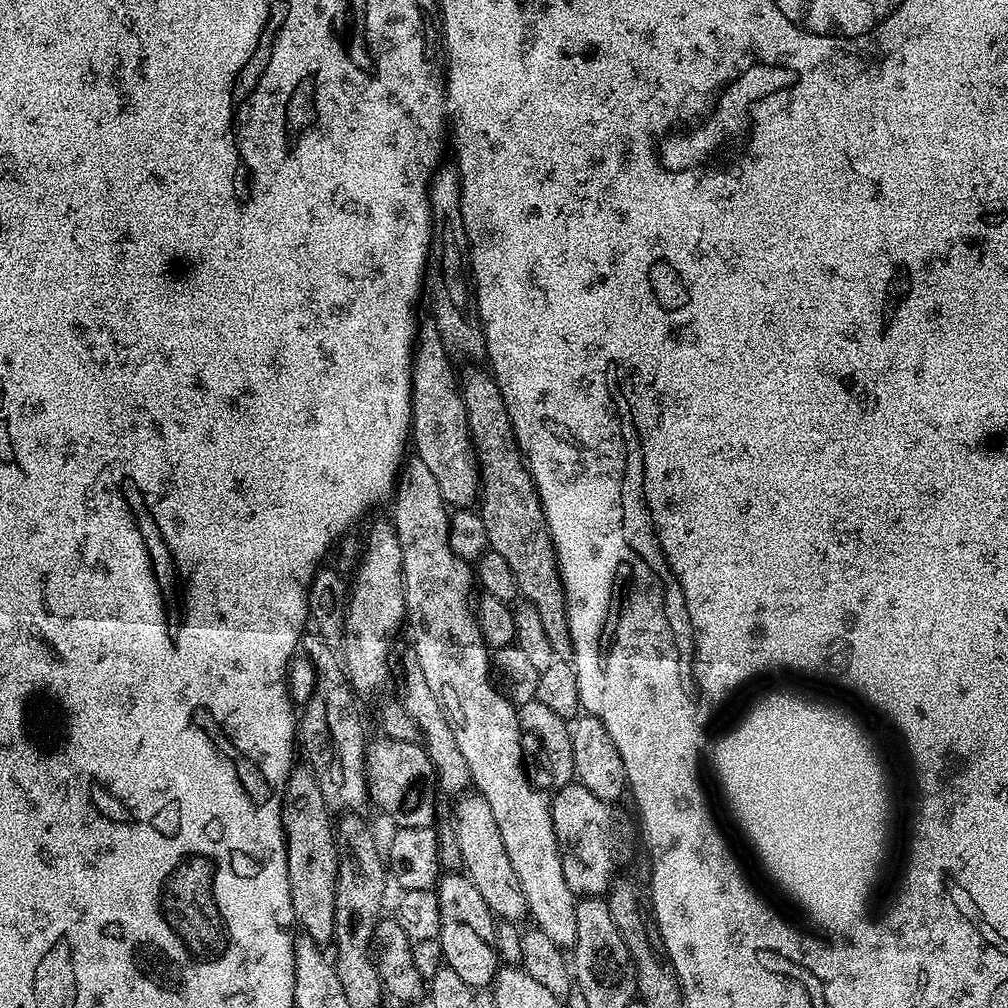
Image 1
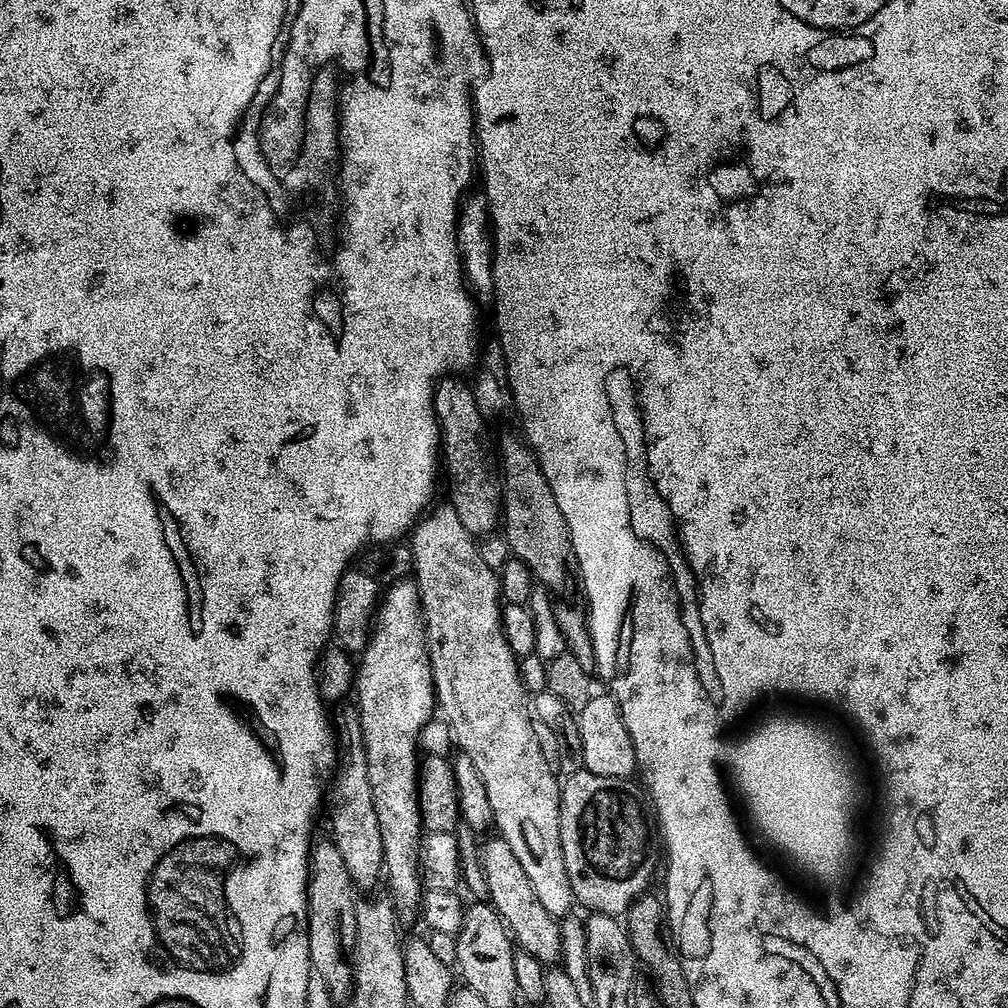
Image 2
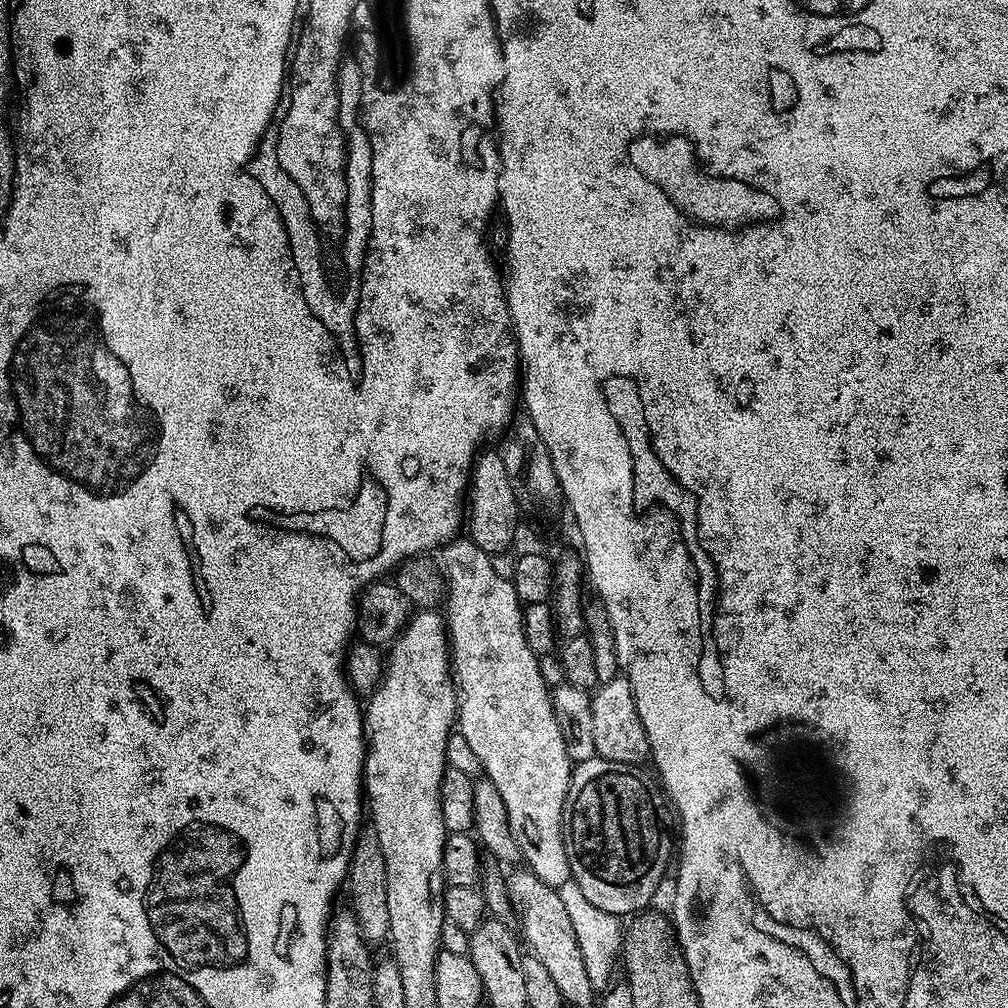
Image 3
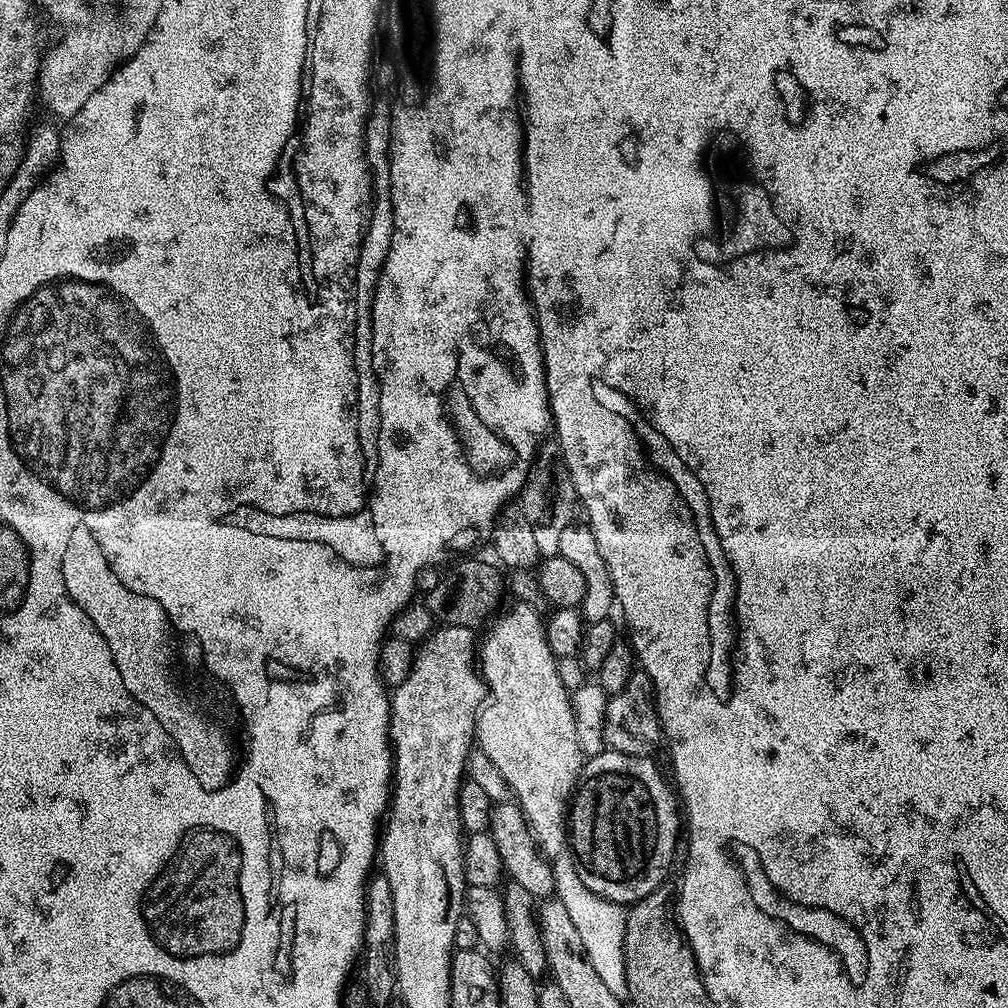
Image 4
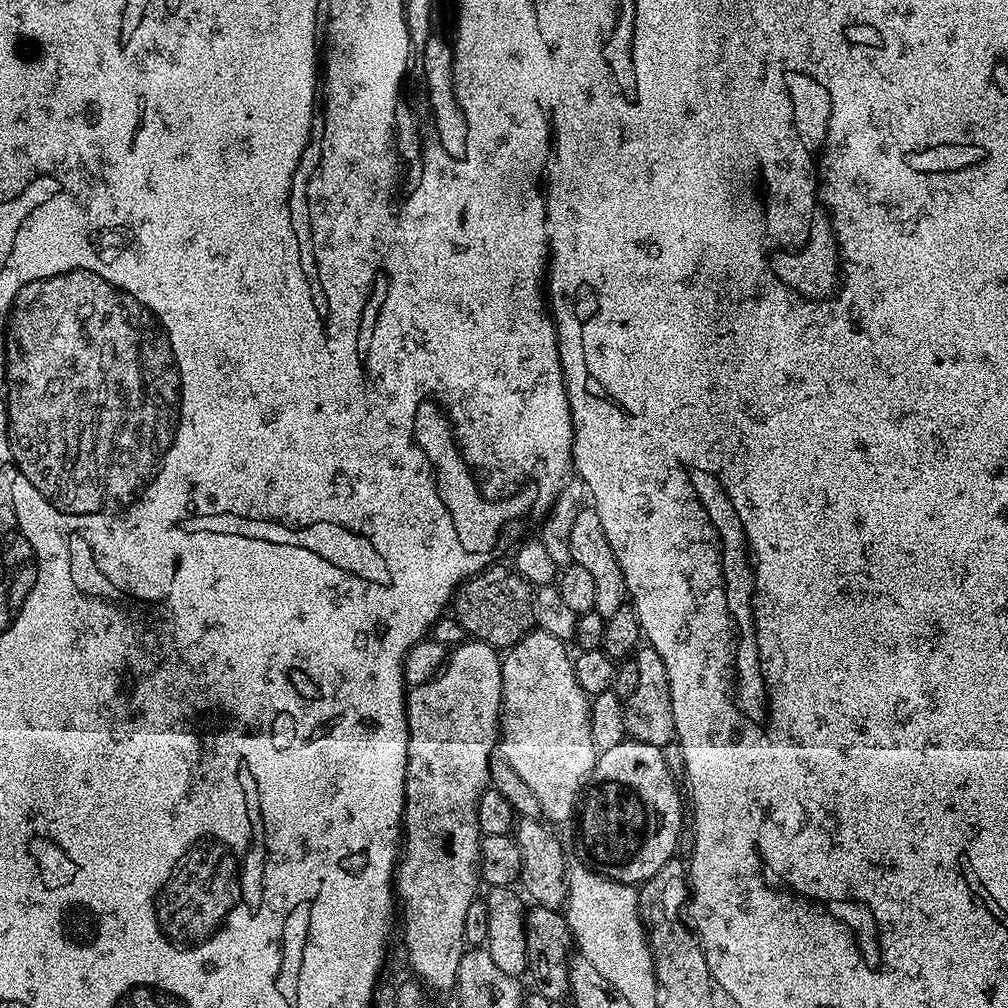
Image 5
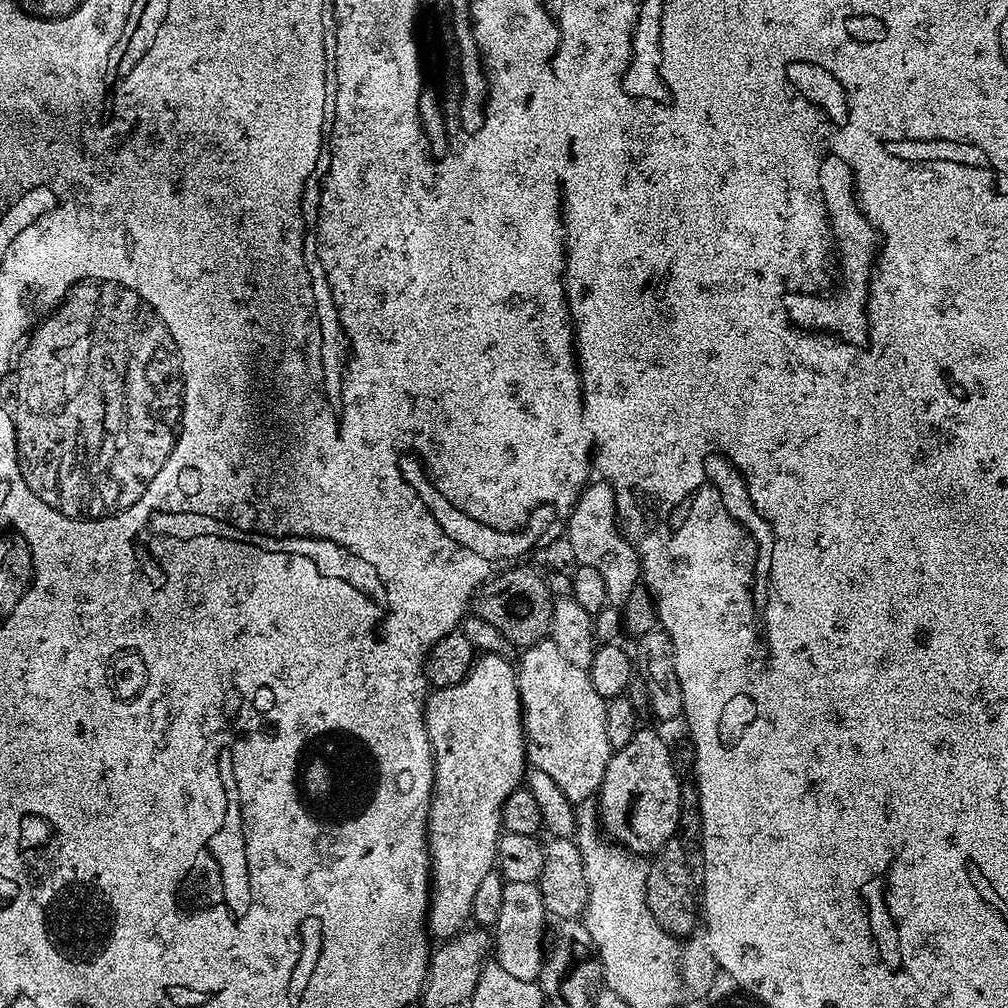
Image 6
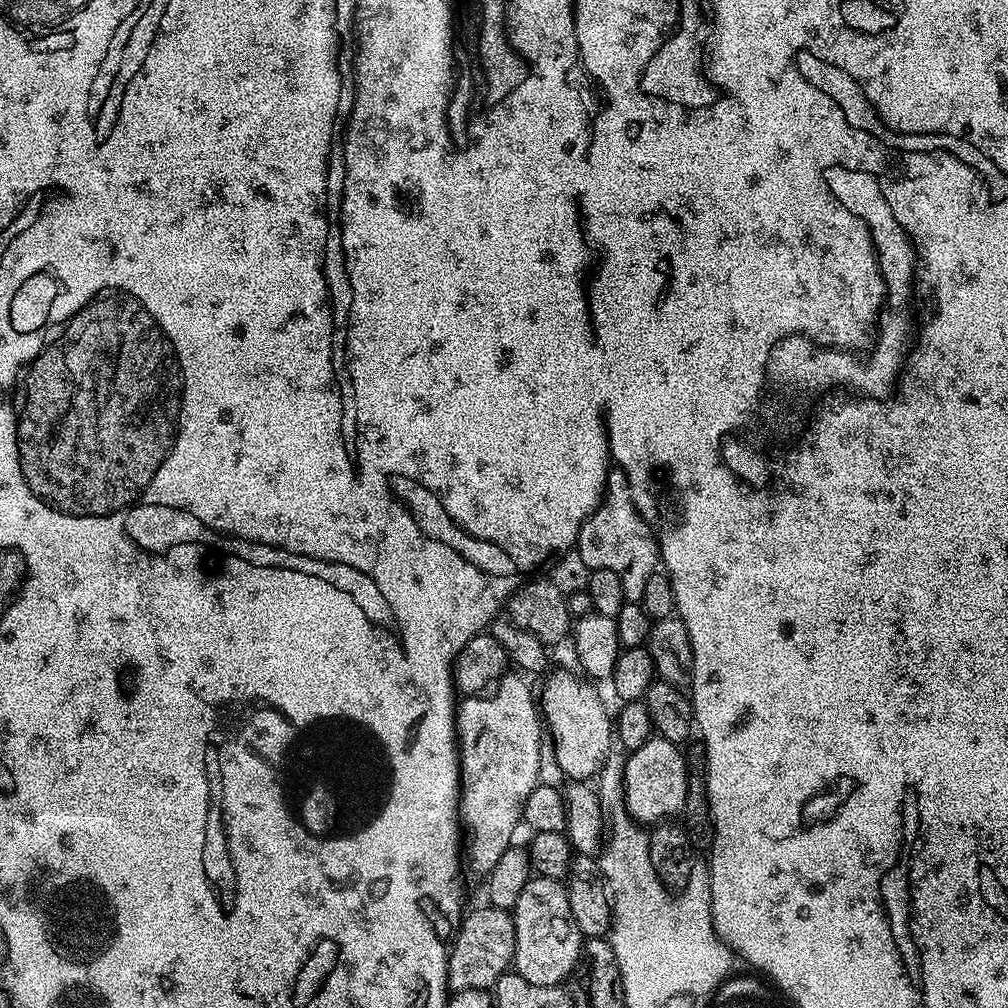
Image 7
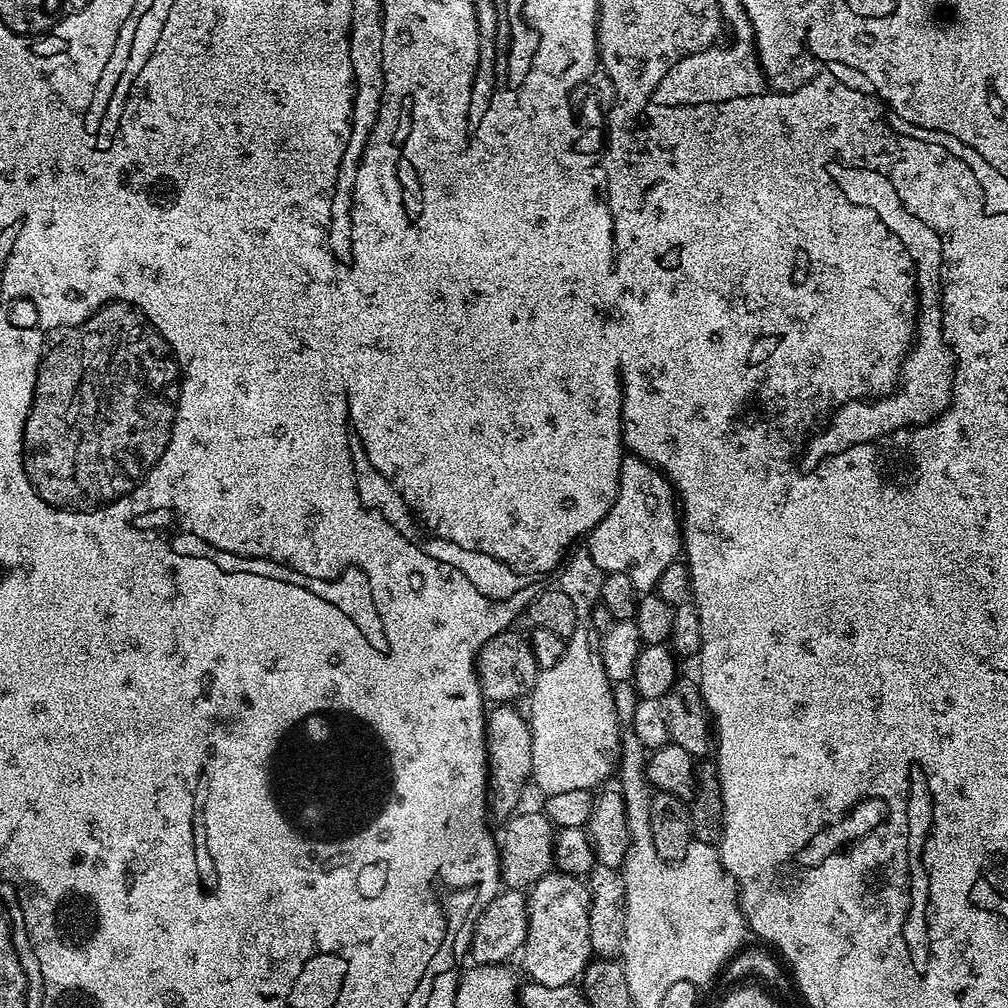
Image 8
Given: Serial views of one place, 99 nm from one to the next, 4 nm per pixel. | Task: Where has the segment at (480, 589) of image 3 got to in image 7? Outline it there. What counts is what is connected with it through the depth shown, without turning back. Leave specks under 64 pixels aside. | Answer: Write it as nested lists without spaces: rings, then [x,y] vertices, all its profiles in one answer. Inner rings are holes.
[[[556,670],[538,692],[538,708],[542,713],[546,732],[552,735],[554,750],[561,773],[572,782],[588,782],[599,773],[604,759],[614,747],[614,720],[608,708],[591,688],[587,679],[579,680],[572,670]]]

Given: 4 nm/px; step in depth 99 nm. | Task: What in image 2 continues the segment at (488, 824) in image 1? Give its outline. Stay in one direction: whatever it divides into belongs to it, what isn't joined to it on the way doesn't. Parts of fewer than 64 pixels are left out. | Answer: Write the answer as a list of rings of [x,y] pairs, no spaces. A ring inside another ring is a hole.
[[[498,834],[493,835],[493,840],[485,844],[483,841],[478,855],[486,874],[488,900],[504,921],[504,927],[514,937],[519,951],[534,954],[534,958],[538,958],[538,962],[545,966],[555,965],[561,959],[561,925],[542,906],[542,902],[538,902],[538,894],[534,894],[534,886],[530,886],[526,870],[522,870],[514,850],[510,850],[510,842]]]

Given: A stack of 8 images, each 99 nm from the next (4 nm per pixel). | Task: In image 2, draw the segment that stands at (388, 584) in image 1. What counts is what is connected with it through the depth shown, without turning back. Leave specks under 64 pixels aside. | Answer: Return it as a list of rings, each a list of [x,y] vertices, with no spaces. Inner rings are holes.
[[[411,579],[400,580],[397,584],[387,585],[382,599],[377,607],[375,617],[372,622],[372,631],[368,634],[368,644],[363,652],[358,656],[358,667],[354,672],[354,707],[360,713],[360,725],[364,735],[364,749],[366,750],[366,774],[370,774],[370,790],[374,794],[374,814],[378,814],[378,826],[382,830],[382,846],[384,847],[384,872],[386,873],[386,884],[392,891],[390,900],[401,913],[417,911],[418,905],[422,899],[422,873],[418,867],[418,853],[420,850],[420,841],[422,839],[422,825],[420,822],[420,803],[418,801],[418,741],[422,726],[433,719],[437,711],[436,687],[432,684],[432,667],[428,661],[428,642],[424,639],[424,611],[420,605],[420,592],[416,589],[415,583]]]

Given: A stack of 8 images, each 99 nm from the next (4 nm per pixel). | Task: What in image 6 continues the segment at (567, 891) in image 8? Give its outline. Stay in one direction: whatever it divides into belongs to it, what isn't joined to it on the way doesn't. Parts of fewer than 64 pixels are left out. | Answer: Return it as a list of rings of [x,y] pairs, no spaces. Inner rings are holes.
[[[507,882],[502,894],[502,910],[494,925],[494,960],[514,978],[536,980],[546,959],[544,923],[550,917],[544,908],[539,883]]]

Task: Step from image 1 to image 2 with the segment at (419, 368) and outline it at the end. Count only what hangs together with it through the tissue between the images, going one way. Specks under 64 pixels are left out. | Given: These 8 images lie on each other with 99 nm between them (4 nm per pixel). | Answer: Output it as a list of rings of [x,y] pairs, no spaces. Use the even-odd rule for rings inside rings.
[[[456,376],[441,377],[432,396],[440,428],[442,470],[448,476],[446,498],[468,533],[486,536],[497,529],[502,514],[502,480],[493,447],[491,450],[488,446],[487,423],[476,406],[471,387],[460,380],[463,379]]]

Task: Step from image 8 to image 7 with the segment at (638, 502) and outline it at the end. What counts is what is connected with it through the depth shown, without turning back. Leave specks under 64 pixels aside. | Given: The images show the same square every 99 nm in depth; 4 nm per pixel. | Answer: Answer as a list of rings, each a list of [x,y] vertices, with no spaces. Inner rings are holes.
[[[609,467],[604,499],[600,501],[595,512],[584,521],[574,548],[589,570],[614,570],[614,574],[622,578],[625,601],[639,602],[646,586],[646,578],[650,578],[650,574],[657,571],[658,549],[651,526],[641,518],[632,504],[632,491],[629,490],[628,481],[619,468]]]

